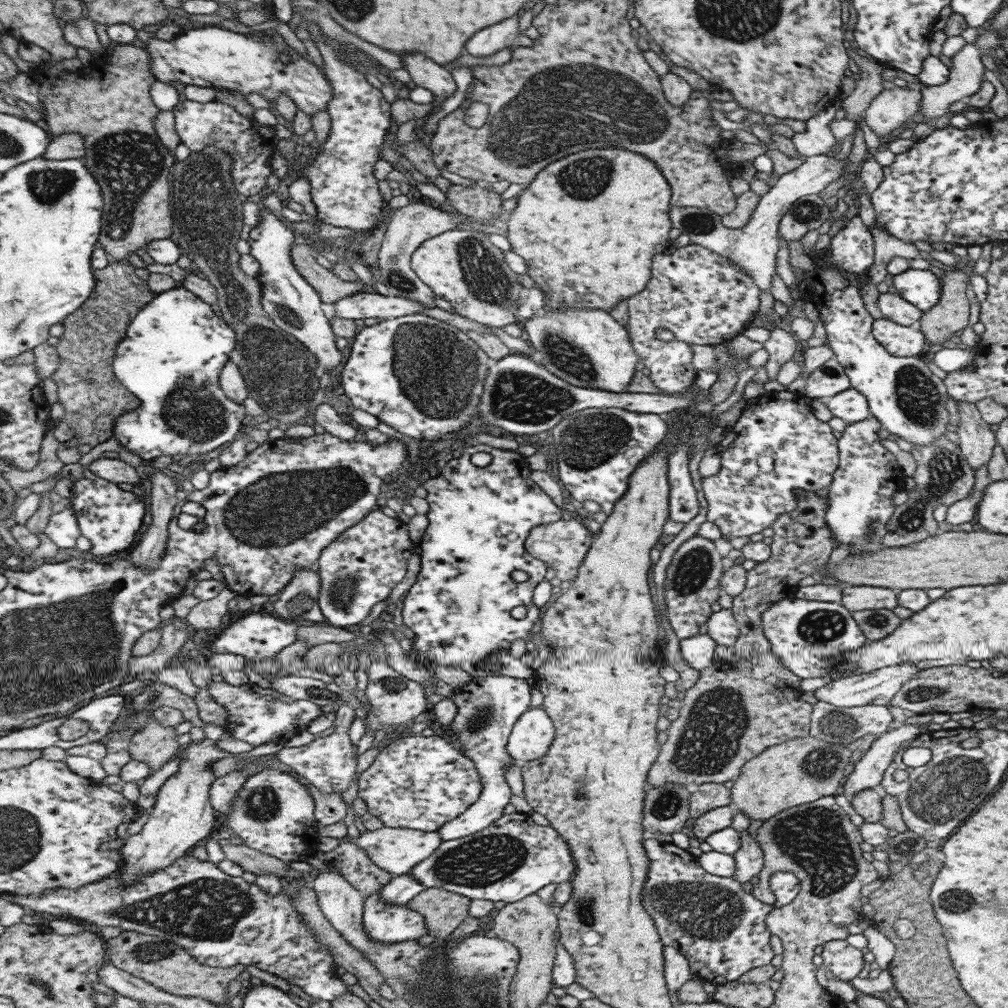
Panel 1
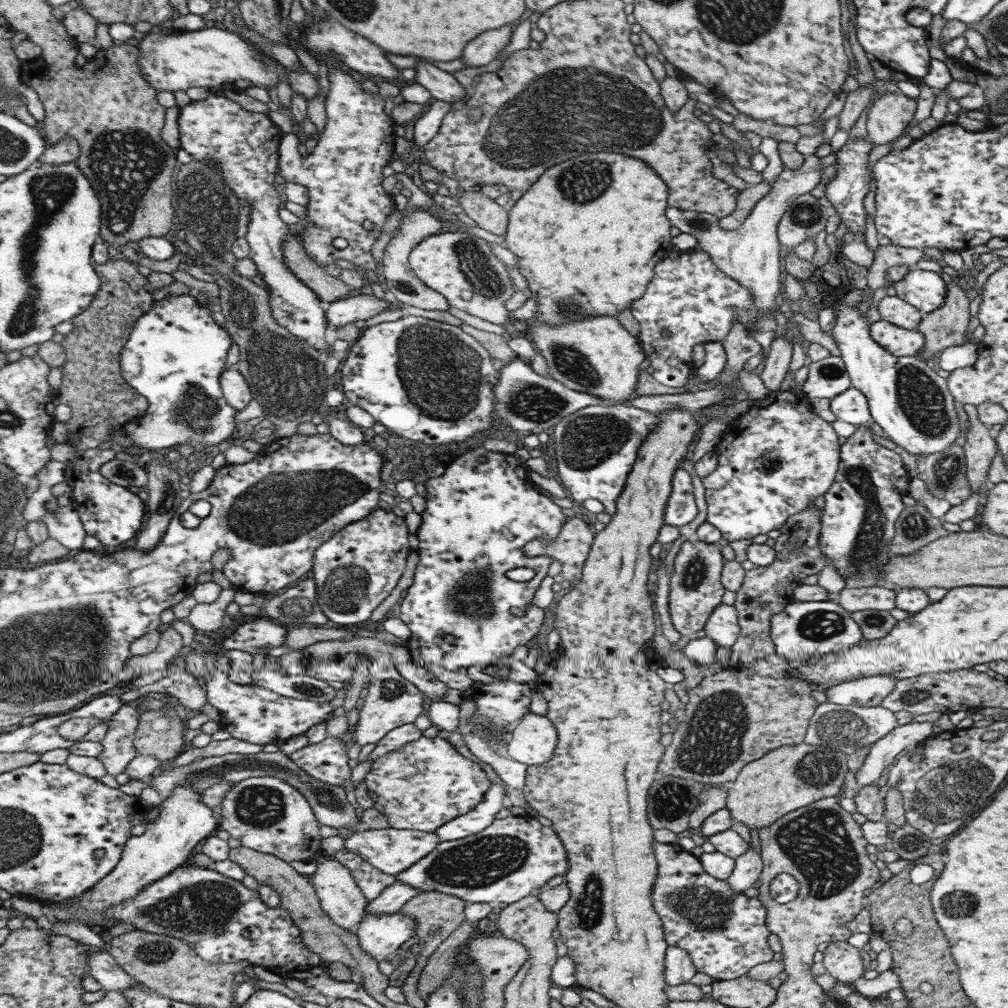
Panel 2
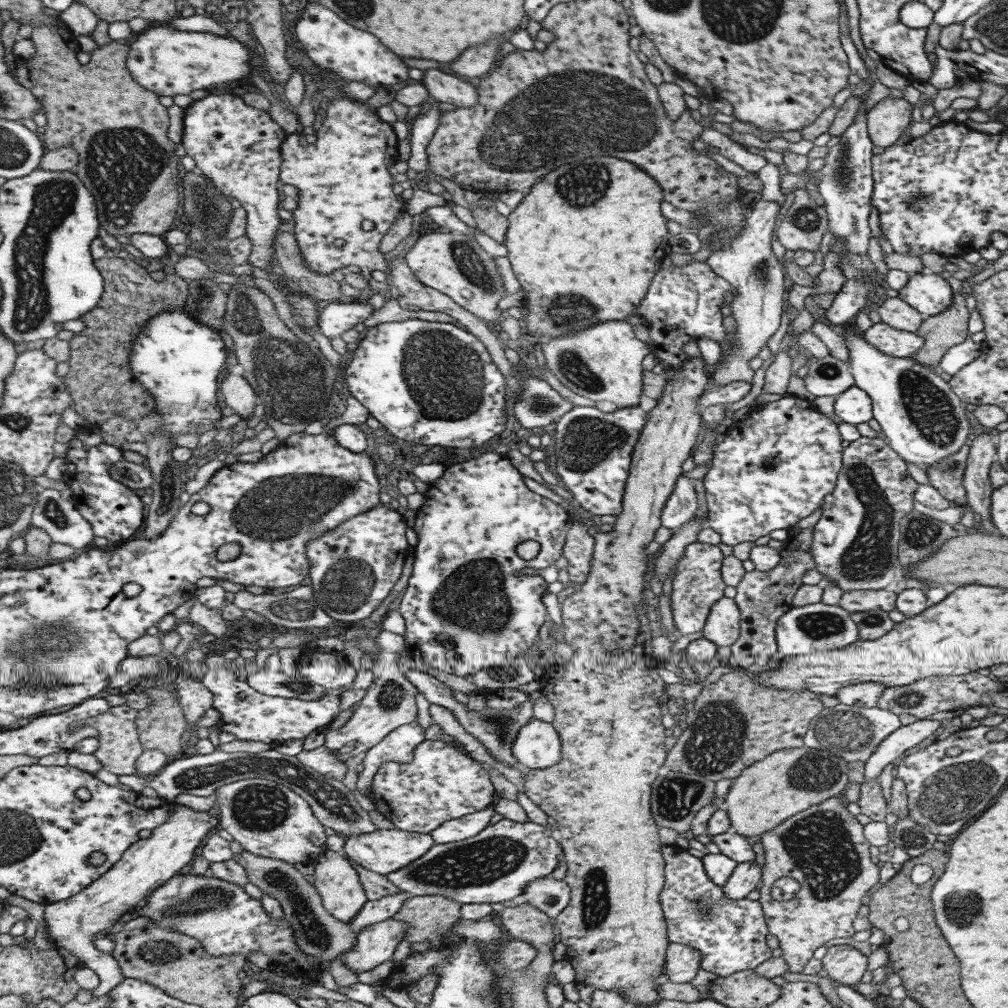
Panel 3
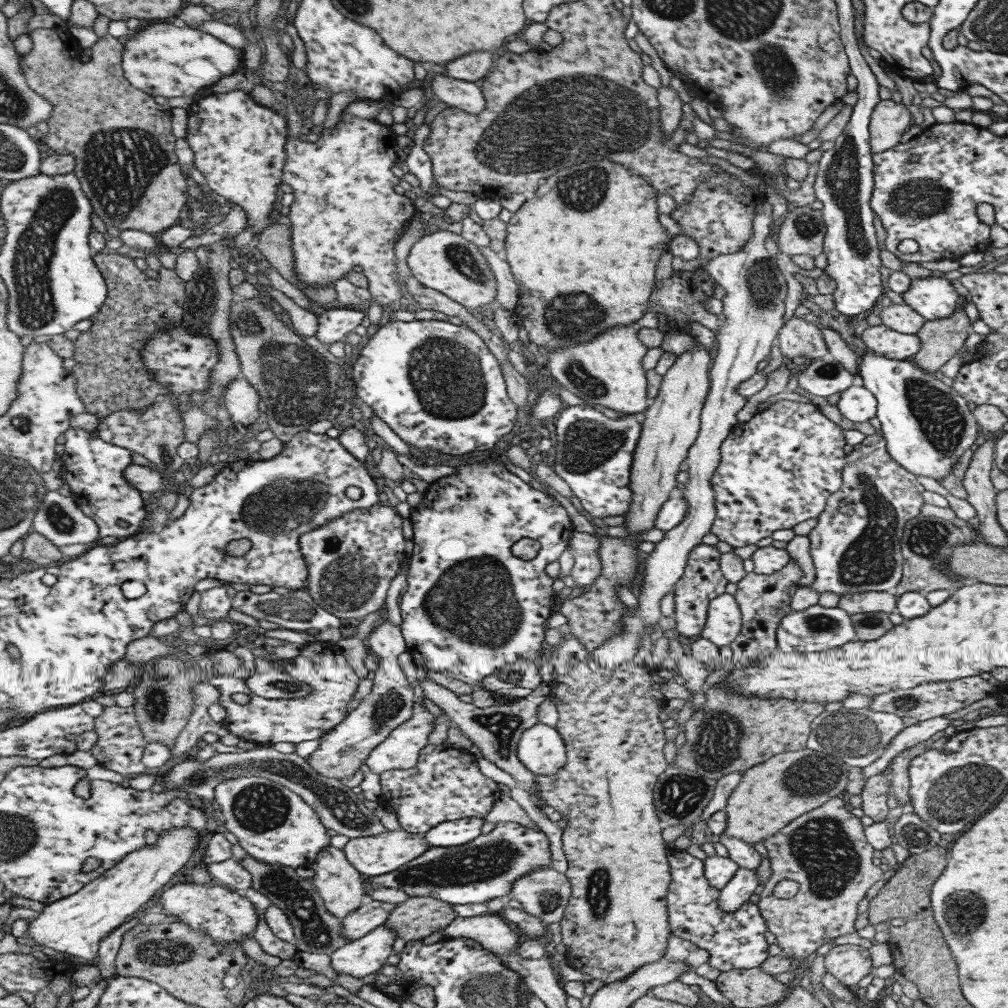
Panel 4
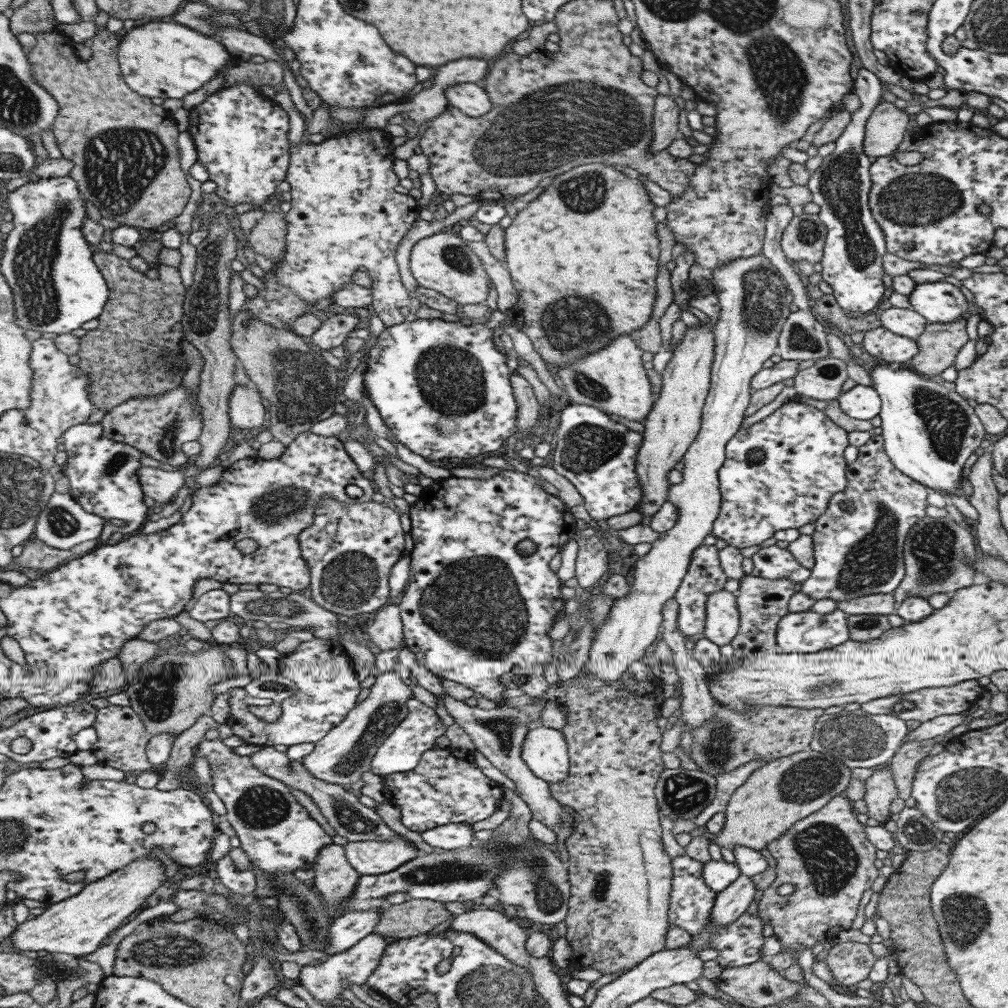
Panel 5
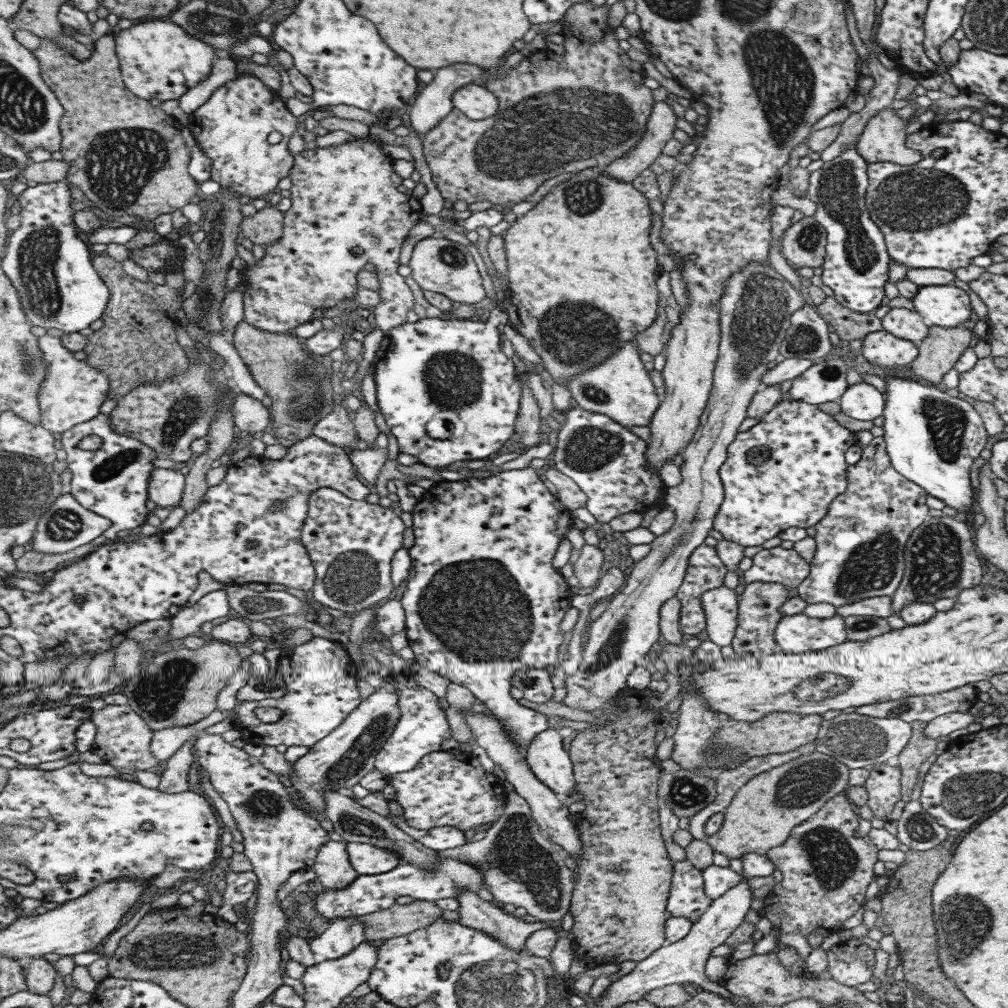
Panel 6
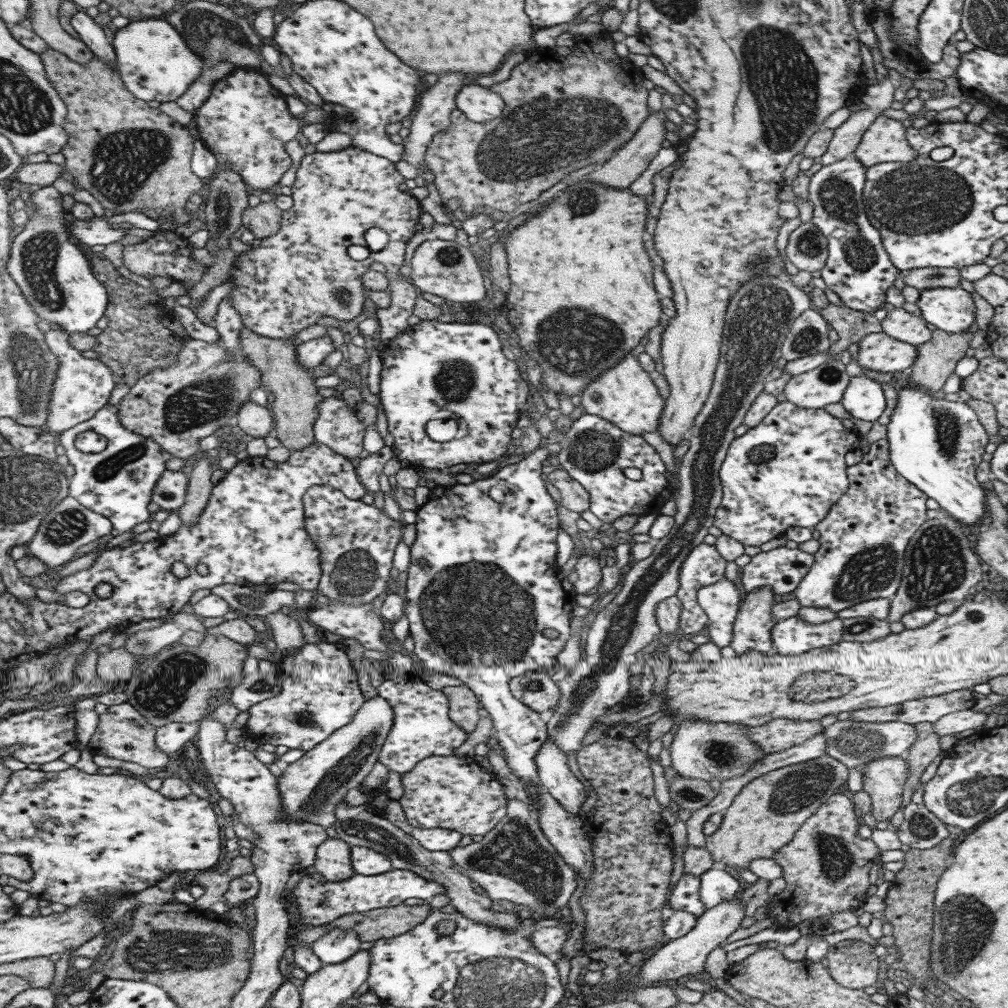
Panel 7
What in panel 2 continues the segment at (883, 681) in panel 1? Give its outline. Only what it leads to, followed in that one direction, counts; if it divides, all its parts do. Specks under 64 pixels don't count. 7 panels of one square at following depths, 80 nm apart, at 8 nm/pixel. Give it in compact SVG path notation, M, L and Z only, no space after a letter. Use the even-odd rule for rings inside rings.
M869 676L832 685L822 692L829 703L867 708L867 706L878 706L881 700L893 691L895 682L897 681L893 676Z

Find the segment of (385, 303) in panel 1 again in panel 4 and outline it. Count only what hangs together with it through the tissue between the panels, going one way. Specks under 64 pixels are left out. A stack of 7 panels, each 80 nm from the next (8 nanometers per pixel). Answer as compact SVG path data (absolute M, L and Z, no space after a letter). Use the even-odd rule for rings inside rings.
M326 307L316 314L317 331L314 336L325 347L332 342L343 341L345 336L361 324L363 317L361 307Z

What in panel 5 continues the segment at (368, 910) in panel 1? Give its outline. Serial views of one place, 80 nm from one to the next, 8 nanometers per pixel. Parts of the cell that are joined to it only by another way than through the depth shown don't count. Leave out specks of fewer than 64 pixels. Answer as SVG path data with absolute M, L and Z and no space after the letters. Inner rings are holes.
M369 933L351 948L327 956L319 965L301 967L297 983L303 986L321 1006L327 1007L333 998L341 996L340 992L347 988L348 982L361 985L367 980L367 977L377 968L385 947L387 942L383 936Z

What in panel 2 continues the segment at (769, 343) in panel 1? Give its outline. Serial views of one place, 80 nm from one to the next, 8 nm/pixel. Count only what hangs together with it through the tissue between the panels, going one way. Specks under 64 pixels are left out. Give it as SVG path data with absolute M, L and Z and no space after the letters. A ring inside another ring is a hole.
M783 336L772 339L763 362L763 369L758 374L766 389L771 392L780 390L781 381L788 371L789 360L791 360L791 341L787 341Z

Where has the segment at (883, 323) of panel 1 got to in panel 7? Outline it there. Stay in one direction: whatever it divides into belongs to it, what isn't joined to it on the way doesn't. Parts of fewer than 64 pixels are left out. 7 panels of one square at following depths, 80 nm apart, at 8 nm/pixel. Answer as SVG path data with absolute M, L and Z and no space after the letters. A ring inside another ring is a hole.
M883 332L867 334L857 343L857 364L877 372L907 370L917 354L916 346L889 337Z

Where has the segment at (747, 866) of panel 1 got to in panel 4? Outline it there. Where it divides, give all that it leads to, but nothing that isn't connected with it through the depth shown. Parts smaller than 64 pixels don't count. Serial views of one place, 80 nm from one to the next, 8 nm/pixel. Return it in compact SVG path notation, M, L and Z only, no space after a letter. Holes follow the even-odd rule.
M738 868L729 882L720 889L718 896L718 907L724 913L731 914L733 911L748 900L749 896L755 892L758 879L754 870Z

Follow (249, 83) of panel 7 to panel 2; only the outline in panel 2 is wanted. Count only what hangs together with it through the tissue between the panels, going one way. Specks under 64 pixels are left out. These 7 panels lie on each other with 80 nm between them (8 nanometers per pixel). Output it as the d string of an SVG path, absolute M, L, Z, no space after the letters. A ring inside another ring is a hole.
M210 95L199 101L189 101L185 106L178 107L177 128L179 148L185 149L185 152L188 152L196 161L207 159L220 172L225 188L229 188L229 192L233 192L235 198L248 203L249 225L244 237L250 249L248 258L253 262L260 279L266 286L271 317L289 334L303 339L315 350L326 355L328 345L324 334L325 316L319 305L320 300L307 285L287 269L281 258L281 242L290 238L289 228L279 219L278 212L282 205L278 192L274 190L272 184L278 180L278 144L280 138L284 136L283 132L277 125L271 123L267 114L247 112L231 99L216 95Z

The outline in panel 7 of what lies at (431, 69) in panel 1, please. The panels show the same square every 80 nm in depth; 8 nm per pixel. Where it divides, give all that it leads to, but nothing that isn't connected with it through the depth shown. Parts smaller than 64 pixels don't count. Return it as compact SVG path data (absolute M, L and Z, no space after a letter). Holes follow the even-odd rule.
M464 84L455 95L454 103L457 110L475 122L495 118L504 107L504 102L497 93L477 84Z

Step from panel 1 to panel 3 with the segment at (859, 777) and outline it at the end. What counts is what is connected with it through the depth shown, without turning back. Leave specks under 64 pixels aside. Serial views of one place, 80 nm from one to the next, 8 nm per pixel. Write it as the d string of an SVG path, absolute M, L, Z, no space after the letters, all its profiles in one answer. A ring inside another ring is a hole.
M919 718L913 724L899 726L895 732L891 732L891 735L885 736L877 746L877 750L864 762L864 780L876 778L884 766L895 762L895 759L909 748L918 747L919 742L932 735L941 724L941 721Z

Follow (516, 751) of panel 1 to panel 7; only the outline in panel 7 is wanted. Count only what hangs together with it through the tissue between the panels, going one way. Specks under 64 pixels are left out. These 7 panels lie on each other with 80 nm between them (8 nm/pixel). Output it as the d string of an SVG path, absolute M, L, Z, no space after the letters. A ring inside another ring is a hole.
M546 738L533 757L538 784L571 816L577 816L586 800L583 783L567 767L566 756Z

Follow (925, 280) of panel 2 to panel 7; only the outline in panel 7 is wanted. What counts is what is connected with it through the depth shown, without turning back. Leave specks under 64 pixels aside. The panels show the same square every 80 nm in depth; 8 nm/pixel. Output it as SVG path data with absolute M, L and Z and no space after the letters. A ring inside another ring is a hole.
M960 286L920 290L916 305L929 327L948 333L966 331L975 322L971 295Z

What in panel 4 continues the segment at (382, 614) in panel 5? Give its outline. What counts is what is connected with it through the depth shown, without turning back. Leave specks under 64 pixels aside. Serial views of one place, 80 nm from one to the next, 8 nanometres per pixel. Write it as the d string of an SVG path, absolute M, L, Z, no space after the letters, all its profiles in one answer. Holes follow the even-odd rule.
M386 618L369 633L367 642L369 649L381 659L373 672L373 686L369 694L361 700L357 708L345 715L340 724L321 736L317 749L305 758L320 775L343 783L349 780L348 776L352 776L353 772L359 769L369 751L377 747L377 744L385 740L389 733L413 715L411 708L415 702L413 689L407 683L397 662L397 656L406 649L400 628Z

